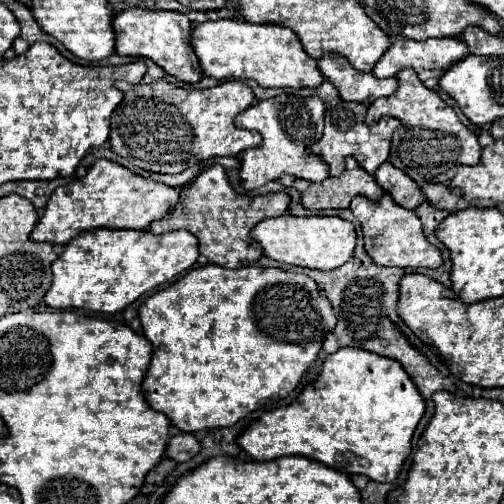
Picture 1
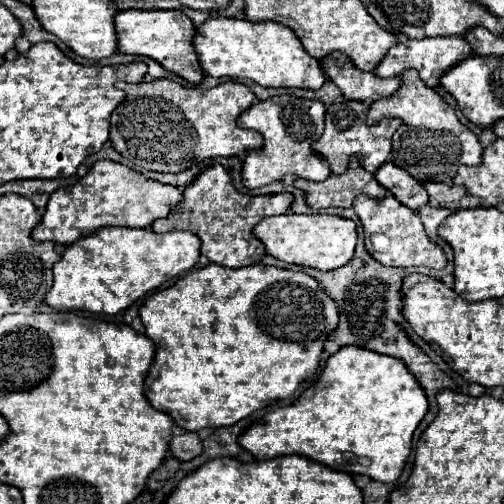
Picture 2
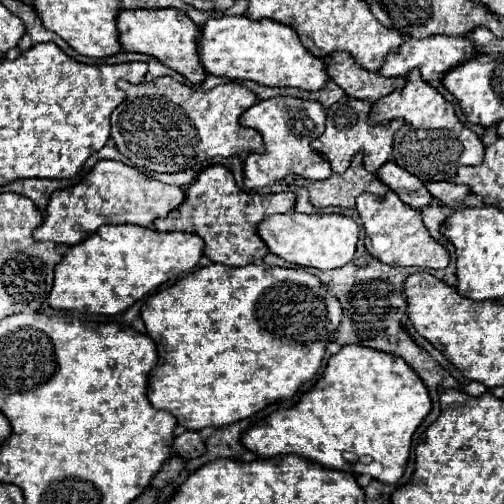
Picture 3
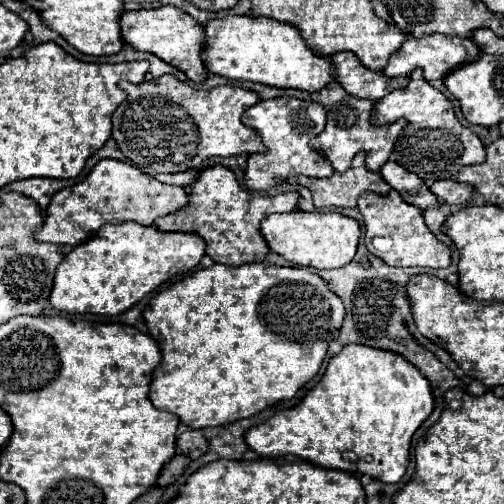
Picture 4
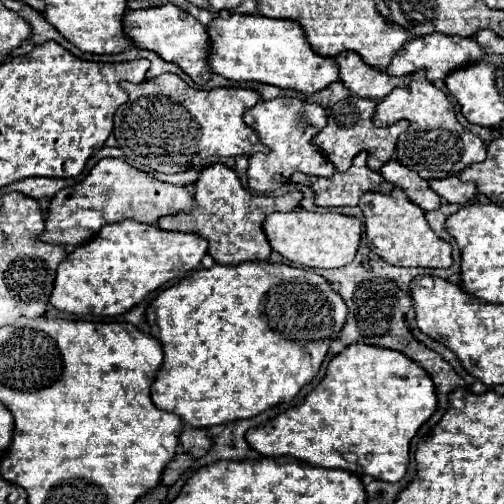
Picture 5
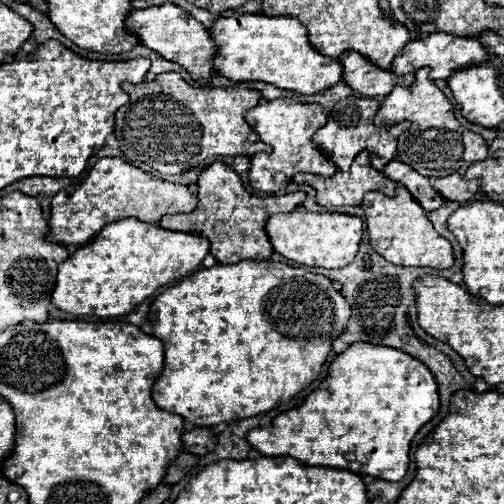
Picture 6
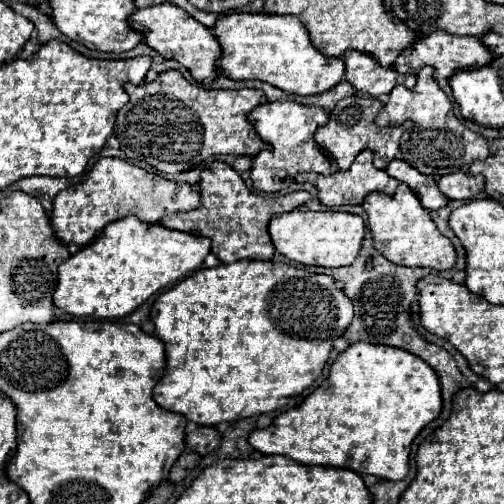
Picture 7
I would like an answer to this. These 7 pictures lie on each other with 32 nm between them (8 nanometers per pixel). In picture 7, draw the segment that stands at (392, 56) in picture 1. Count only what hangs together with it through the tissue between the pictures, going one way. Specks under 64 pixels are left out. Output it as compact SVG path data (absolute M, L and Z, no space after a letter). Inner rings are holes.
M434 32L426 38L416 40L416 44L410 44L394 62L394 70L398 74L408 74L408 72L418 72L424 66L432 66L434 68L434 80L438 78L450 78L452 74L460 72L460 70L470 70L470 68L480 68L482 64L490 64L492 54L488 52L488 48L484 48L484 44L478 38L466 36L466 38L458 38L454 34L448 32Z

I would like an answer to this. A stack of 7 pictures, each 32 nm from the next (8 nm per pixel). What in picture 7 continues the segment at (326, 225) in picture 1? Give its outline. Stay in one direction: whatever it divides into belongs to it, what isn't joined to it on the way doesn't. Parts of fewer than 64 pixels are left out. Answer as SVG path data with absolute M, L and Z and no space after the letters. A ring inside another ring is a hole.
M296 208L292 212L272 216L268 232L274 248L288 260L306 266L340 268L352 264L356 258L364 238L364 220L358 214L348 212L312 212L306 208Z

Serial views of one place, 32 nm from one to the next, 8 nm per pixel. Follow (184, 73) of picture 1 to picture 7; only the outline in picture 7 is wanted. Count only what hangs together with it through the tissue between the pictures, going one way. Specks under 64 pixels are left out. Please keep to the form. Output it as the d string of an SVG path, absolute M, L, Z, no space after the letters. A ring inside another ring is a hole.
M158 4L158 6L144 8L144 10L136 10L130 16L128 24L132 30L144 34L144 42L152 50L156 50L160 56L180 62L192 74L192 78L196 82L208 86L216 78L216 74L218 74L216 62L218 62L222 50L220 50L214 34L208 28L204 28L204 24L200 24L192 16L188 16L188 12L182 10L180 6Z

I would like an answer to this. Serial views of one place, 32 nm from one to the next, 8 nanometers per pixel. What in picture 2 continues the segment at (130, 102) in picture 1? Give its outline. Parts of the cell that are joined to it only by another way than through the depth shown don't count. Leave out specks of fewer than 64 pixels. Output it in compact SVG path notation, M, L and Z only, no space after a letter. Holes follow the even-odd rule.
M160 78L142 84L116 82L116 88L124 90L126 98L112 112L110 142L136 168L176 174L206 158L242 156L246 150L262 146L262 136L256 130L236 126L236 118L256 100L246 84L230 80L210 90L200 90Z

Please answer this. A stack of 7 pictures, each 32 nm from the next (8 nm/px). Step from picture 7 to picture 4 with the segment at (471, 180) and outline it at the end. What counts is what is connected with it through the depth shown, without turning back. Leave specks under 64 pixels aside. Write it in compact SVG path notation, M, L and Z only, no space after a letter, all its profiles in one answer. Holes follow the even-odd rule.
M440 180L430 184L430 192L436 194L440 202L460 206L468 202L468 198L474 194L474 188L470 184L460 184L456 180Z

